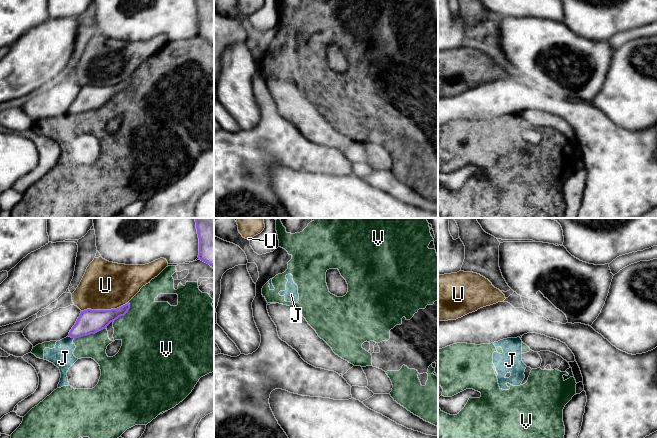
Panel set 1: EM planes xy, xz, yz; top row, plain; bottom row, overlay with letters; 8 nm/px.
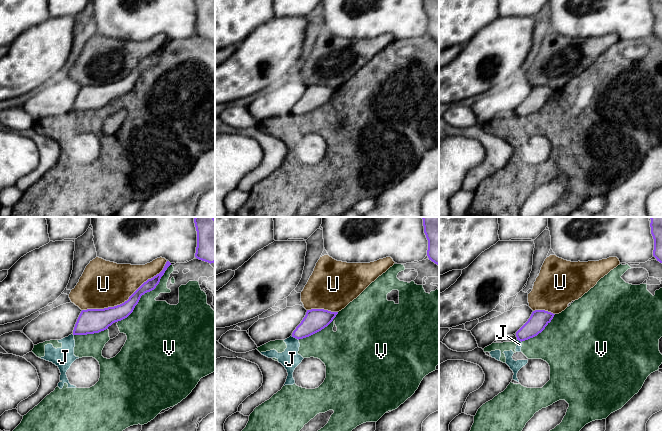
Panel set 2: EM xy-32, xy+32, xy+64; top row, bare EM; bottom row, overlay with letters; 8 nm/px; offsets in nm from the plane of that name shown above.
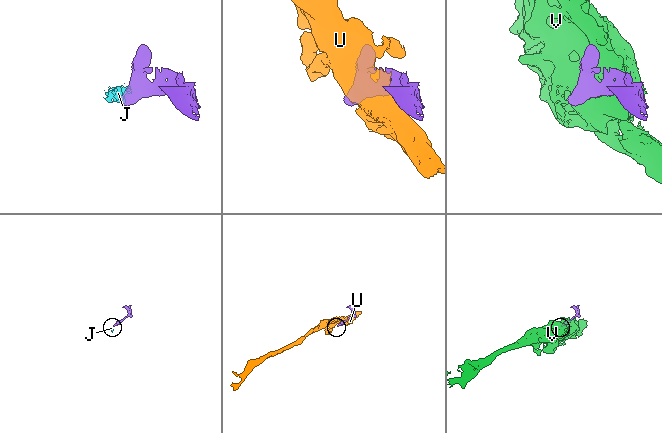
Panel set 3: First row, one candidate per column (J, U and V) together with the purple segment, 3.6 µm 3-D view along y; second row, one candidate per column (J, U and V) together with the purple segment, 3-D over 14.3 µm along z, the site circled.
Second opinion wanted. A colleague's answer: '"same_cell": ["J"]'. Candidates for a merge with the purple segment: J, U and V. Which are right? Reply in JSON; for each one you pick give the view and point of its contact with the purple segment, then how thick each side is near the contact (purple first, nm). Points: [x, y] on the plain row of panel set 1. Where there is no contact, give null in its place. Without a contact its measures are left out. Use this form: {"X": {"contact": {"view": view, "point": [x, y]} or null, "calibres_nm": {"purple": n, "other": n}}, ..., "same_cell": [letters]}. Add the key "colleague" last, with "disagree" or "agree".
{"same_cell": [], "colleague": "disagree"}

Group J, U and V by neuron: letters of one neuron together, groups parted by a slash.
J V / U

